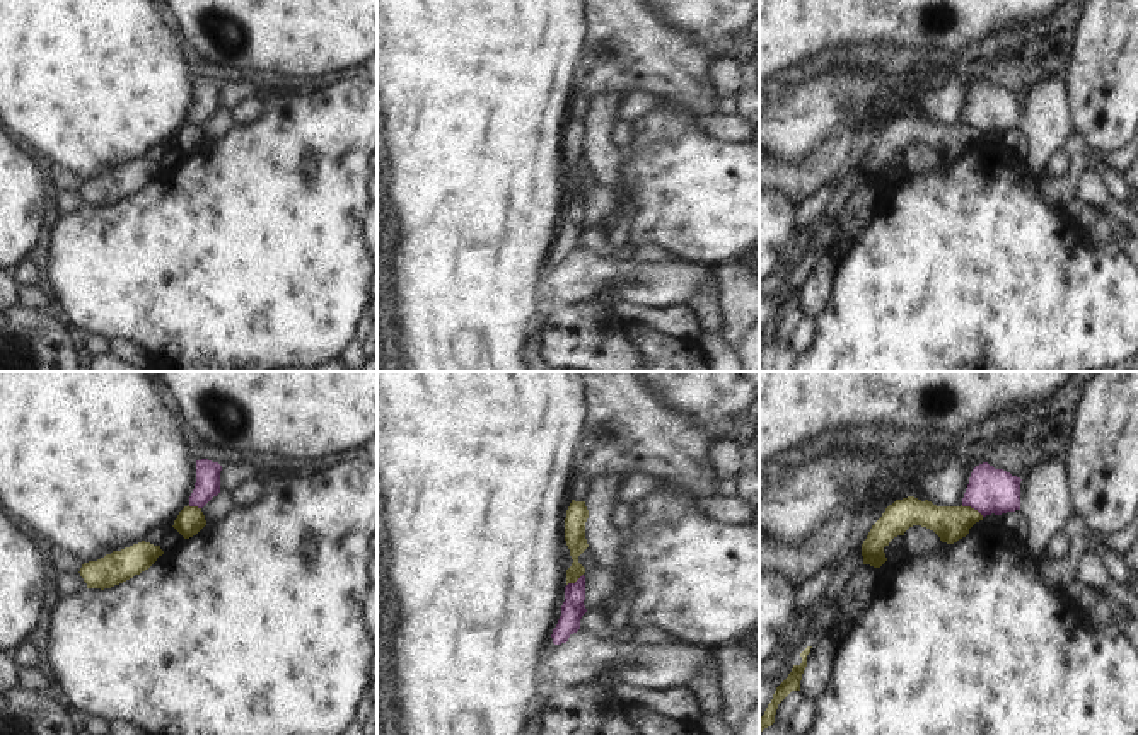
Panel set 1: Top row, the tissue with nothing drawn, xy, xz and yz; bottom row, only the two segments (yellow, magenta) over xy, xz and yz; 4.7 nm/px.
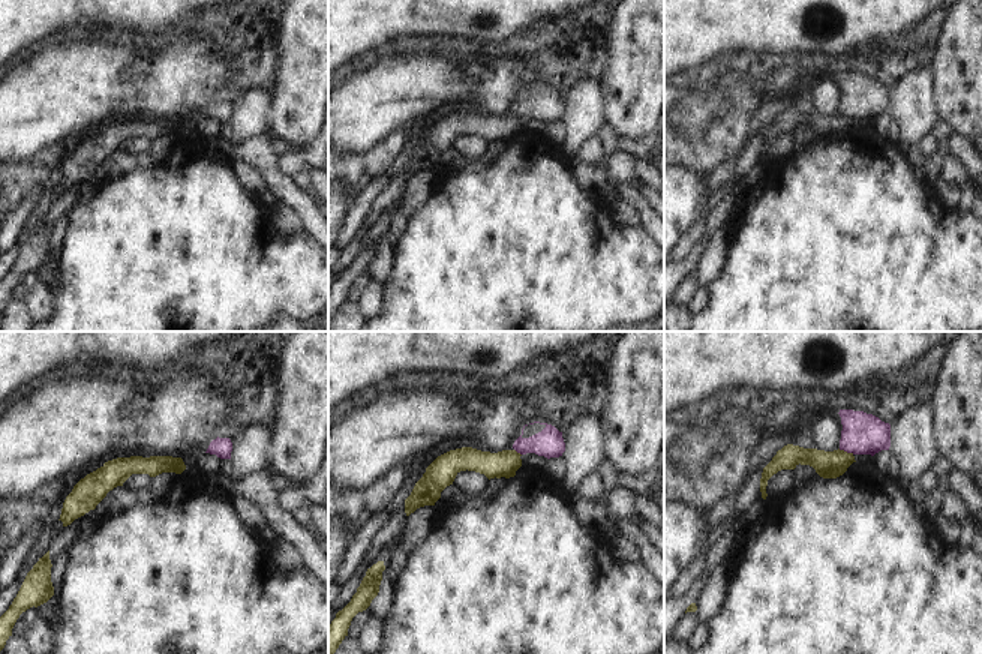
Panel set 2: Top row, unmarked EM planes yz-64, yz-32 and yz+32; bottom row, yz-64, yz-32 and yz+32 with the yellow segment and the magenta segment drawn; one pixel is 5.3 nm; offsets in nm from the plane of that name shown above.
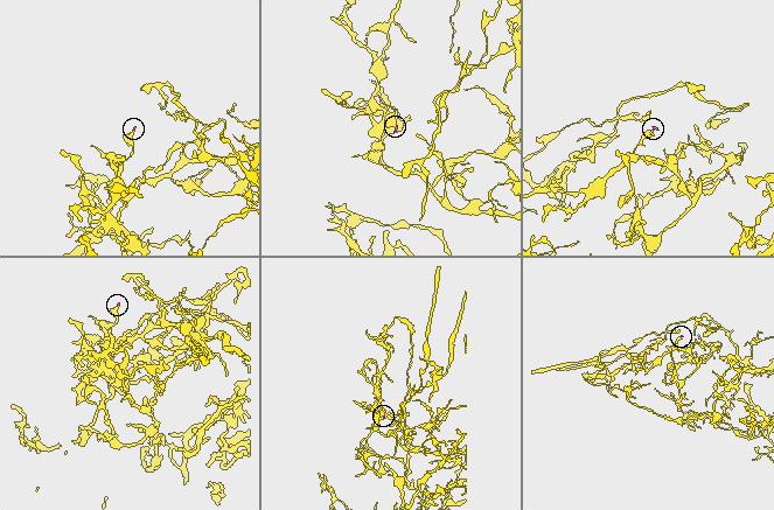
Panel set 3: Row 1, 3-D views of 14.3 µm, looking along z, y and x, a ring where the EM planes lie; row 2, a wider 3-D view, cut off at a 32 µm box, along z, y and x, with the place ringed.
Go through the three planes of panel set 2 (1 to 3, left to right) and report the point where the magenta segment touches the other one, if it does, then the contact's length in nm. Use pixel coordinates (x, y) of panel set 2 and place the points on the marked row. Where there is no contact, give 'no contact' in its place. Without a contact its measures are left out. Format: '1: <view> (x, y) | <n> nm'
1: no contact
2: yz-32 (516, 452) | 50 nm
3: yz+32 (846, 452) | 90 nm

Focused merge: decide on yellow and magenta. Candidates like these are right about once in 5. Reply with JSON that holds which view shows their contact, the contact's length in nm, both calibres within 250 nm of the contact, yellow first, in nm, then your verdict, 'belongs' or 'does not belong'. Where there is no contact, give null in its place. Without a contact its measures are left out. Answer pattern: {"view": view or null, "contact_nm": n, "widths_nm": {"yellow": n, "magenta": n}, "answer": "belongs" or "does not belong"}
{"view": "yz", "contact_nm": 120, "widths_nm": {"yellow": 160, "magenta": 220}, "answer": "does not belong"}

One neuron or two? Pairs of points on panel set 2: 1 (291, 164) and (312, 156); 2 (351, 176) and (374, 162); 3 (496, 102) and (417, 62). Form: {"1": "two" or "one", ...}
{"1": "one", "2": "one", "3": "one"}

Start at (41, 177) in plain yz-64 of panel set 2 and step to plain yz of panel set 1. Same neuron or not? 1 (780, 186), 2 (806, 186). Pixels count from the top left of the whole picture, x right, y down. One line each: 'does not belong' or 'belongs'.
1: belongs
2: belongs

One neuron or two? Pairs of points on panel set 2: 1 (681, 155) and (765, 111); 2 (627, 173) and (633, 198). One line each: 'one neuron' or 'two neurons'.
1: two neurons
2: two neurons

